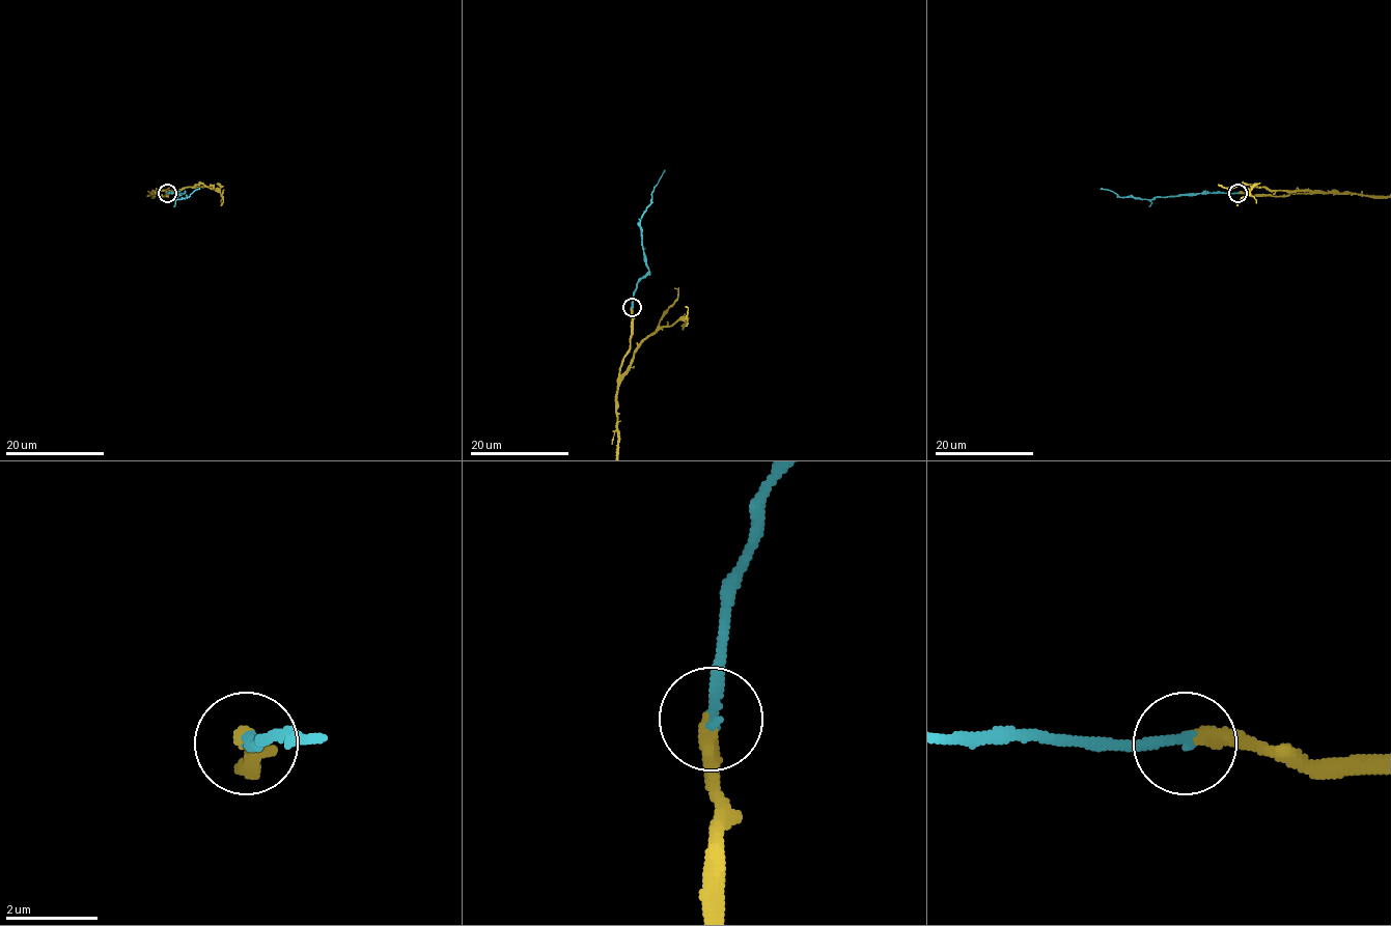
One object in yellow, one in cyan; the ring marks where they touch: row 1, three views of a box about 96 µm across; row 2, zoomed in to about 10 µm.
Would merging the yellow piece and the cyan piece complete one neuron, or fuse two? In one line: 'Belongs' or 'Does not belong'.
Belongs

